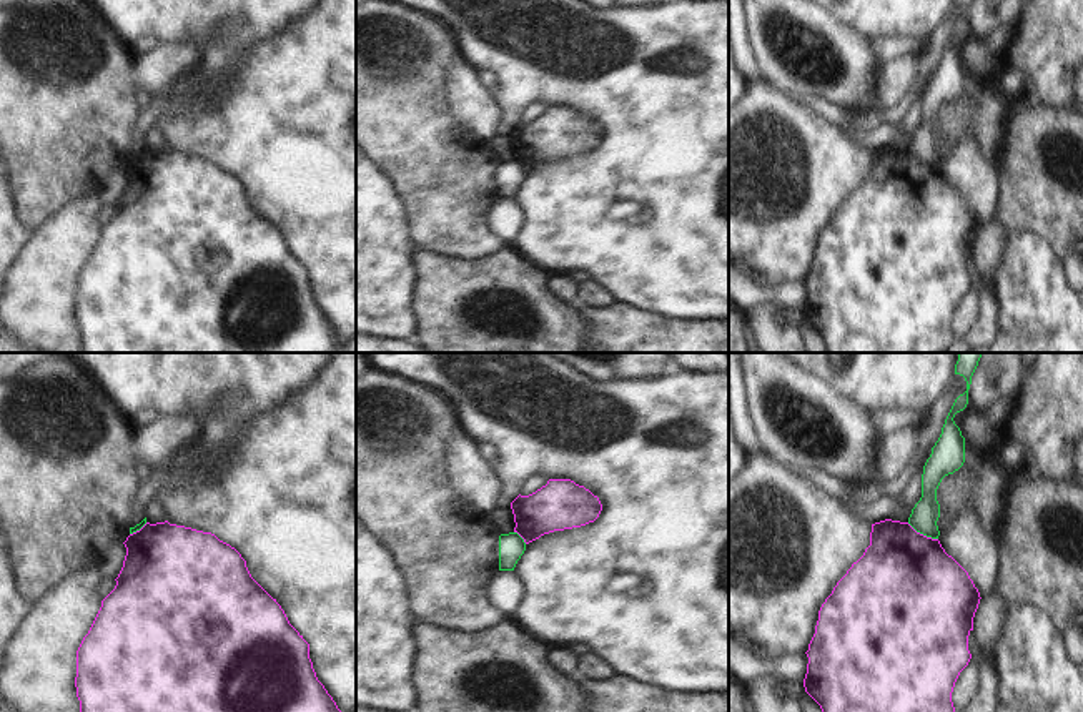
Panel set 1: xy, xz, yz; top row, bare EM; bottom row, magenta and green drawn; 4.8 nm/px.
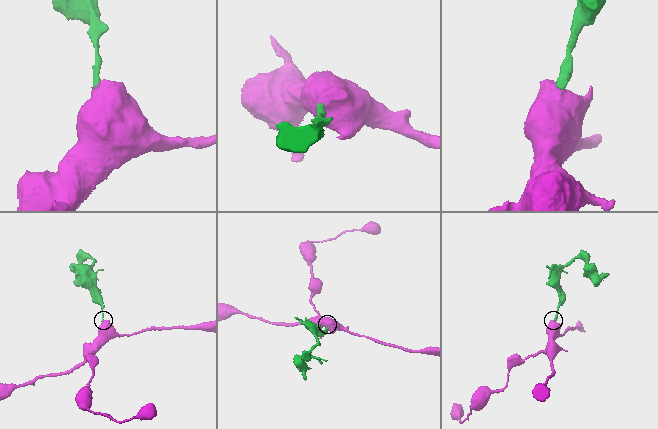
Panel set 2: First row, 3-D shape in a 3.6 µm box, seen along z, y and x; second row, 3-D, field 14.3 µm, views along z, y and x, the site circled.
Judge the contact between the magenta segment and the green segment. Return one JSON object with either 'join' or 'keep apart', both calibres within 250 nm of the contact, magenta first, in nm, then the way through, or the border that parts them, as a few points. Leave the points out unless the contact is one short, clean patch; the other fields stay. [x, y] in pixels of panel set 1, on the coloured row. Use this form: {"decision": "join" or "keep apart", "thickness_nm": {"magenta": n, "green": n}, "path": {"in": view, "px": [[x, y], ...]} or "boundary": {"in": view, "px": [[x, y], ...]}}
{"decision": "keep apart", "thickness_nm": {"magenta": 480, "green": 130}, "boundary": {"in": "yz", "px": [[907, 523], [937, 539]]}}

